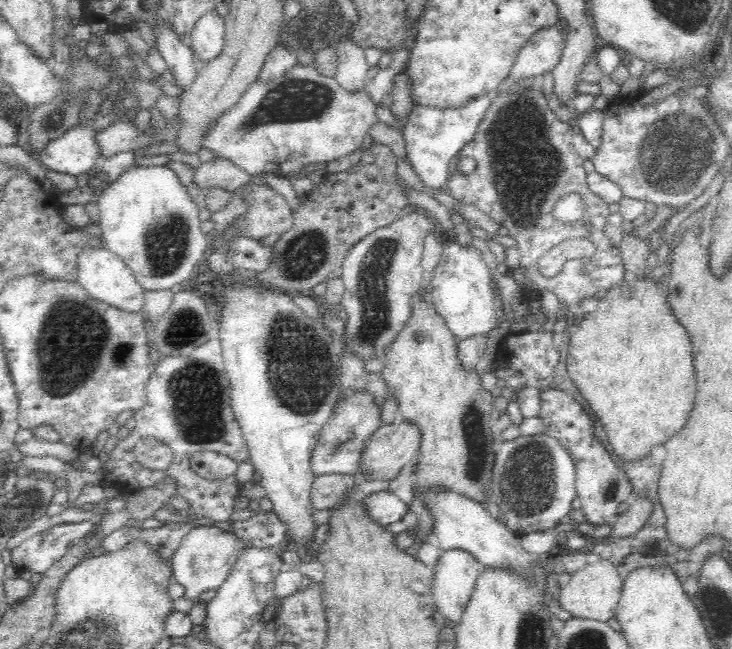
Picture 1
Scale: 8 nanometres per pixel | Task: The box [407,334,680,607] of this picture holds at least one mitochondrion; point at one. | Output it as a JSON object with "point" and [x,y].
{"point":[527,487]}

